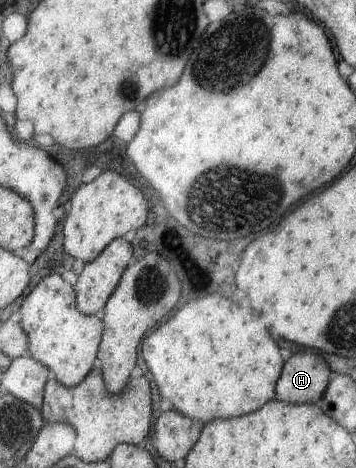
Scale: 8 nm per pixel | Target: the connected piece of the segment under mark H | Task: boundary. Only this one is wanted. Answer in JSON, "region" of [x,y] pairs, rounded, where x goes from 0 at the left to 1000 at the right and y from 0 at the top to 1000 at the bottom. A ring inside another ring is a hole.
{"region":[[[893,754],[820,756],[772,818],[772,853],[812,863],[888,863],[907,848],[927,795]]]}

